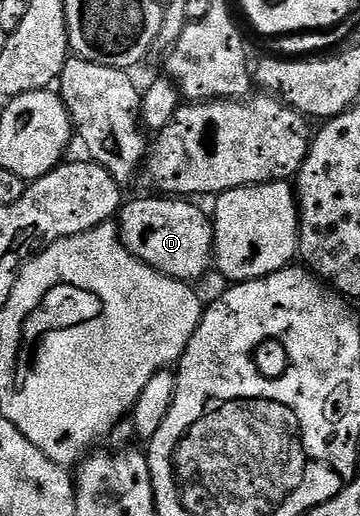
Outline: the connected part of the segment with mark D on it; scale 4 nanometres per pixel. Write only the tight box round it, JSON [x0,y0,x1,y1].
[118,194,214,282]

